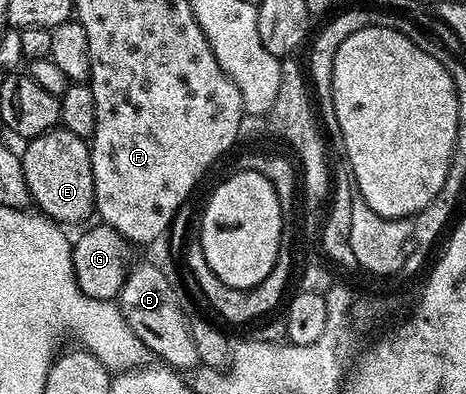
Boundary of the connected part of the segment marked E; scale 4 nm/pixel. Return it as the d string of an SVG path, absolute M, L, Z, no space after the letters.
M63 126L50 129L46 134L36 136L23 145L24 152L19 153L22 162L22 174L26 178L26 186L31 203L49 220L61 225L76 224L89 215L93 215L96 199L94 198L94 170L90 162L90 144L85 137L66 130Z

